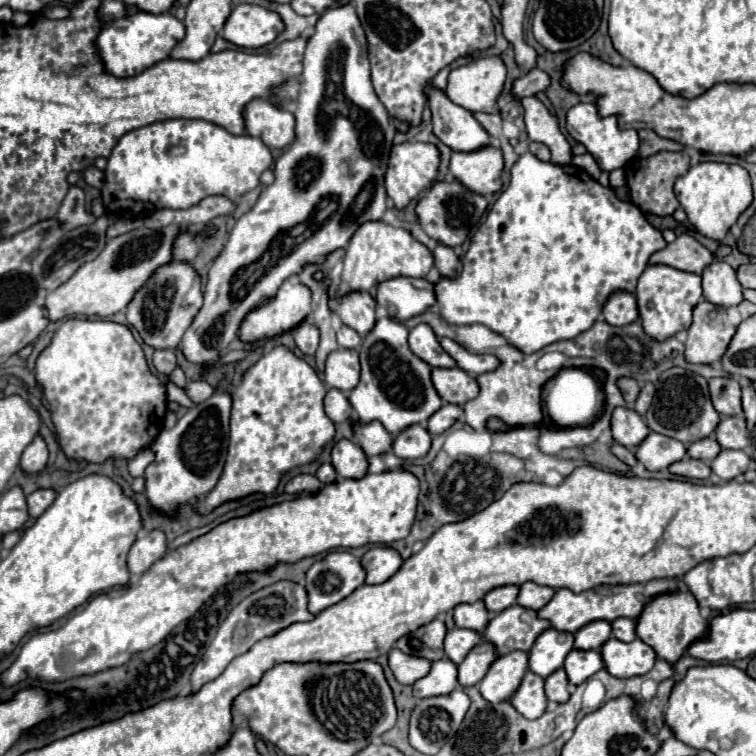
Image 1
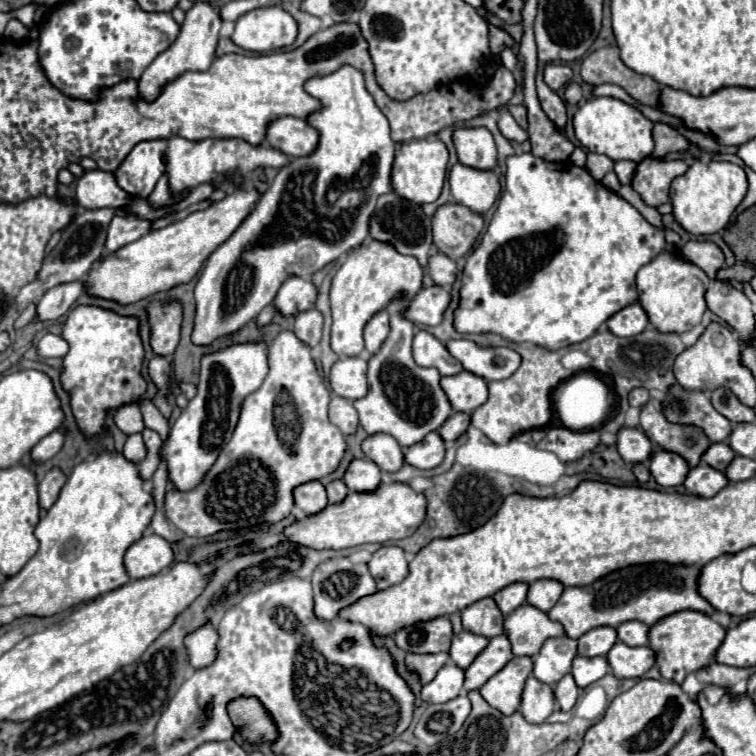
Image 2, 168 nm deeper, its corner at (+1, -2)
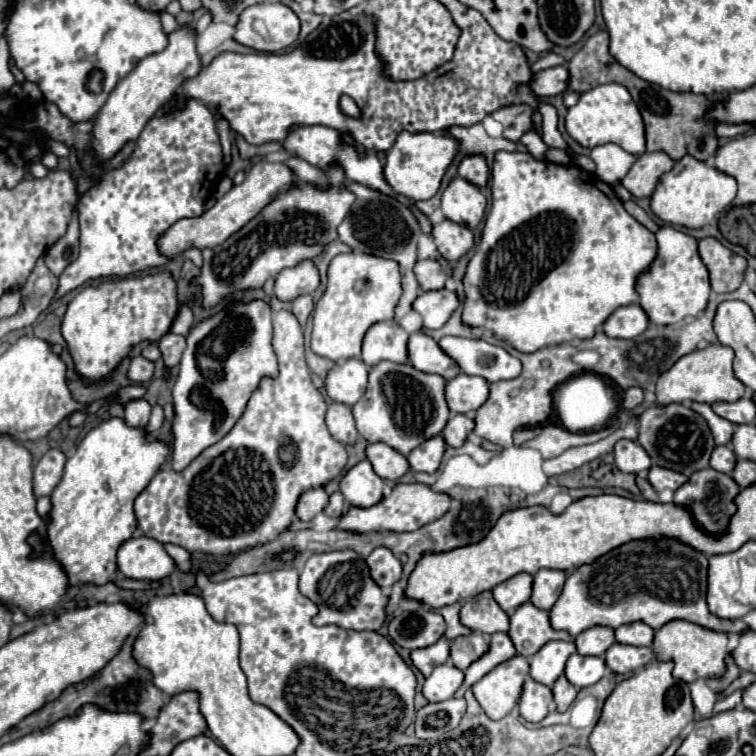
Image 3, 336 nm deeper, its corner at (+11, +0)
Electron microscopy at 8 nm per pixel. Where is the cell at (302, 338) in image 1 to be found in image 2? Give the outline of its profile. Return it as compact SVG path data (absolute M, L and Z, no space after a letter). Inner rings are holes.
M317 309L303 311L295 317L295 335L307 343L309 347L317 347L321 341L321 327L323 327L323 315Z

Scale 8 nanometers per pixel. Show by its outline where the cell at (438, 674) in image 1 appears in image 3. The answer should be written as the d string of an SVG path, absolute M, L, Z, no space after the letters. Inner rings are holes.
M447 661L445 665L439 665L437 669L433 669L433 673L427 677L427 681L423 685L423 695L431 703L451 699L455 695L455 691L461 687L463 679L465 679L463 671L457 669L451 661Z

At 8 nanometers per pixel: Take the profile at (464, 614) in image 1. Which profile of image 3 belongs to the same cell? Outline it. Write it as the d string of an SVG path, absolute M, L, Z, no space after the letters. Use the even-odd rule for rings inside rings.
M491 591L465 599L461 607L461 623L471 631L497 633L509 631L509 615L497 605Z

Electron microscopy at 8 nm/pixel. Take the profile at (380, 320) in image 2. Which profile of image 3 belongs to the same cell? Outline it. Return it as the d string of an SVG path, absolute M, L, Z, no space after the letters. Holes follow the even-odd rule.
M393 321L375 323L363 339L361 359L369 367L377 365L379 361L409 363L409 359L407 359L407 339L409 339L409 335L399 325L395 325Z

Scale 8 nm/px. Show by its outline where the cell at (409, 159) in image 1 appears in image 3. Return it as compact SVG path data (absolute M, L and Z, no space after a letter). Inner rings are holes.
M403 131L385 157L385 179L399 195L405 195L413 201L431 199L439 191L441 179L457 153L459 141L449 135Z

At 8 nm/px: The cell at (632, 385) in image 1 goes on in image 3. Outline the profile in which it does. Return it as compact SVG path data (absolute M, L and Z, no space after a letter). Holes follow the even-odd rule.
M631 387L631 389L627 389L625 393L623 393L623 409L633 409L633 407L637 407L637 405L641 405L643 403L643 389L641 387Z

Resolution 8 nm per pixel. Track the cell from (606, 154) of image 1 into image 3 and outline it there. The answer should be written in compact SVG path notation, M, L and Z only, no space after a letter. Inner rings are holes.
M617 83L599 85L581 93L579 101L569 109L565 117L565 129L577 143L589 149L605 143L615 143L633 155L641 155L645 151L645 129L641 113L633 103L629 91Z

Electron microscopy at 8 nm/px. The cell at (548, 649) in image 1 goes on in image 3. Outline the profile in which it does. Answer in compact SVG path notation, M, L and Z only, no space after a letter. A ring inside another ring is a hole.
M549 641L531 657L531 677L551 687L563 675L569 655L575 653L573 641Z

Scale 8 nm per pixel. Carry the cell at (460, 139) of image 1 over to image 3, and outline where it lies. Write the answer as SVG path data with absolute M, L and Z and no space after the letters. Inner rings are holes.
M483 155L465 157L459 163L459 175L477 187L485 187L487 179L489 179L489 169L485 163L485 157Z

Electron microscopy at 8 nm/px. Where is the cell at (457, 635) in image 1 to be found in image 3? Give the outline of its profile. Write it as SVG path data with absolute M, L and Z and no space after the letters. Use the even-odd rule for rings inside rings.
M471 633L471 635L463 635L457 637L451 643L451 659L453 665L461 671L465 671L473 661L477 661L479 657L483 657L489 649L489 641L485 639L483 633Z

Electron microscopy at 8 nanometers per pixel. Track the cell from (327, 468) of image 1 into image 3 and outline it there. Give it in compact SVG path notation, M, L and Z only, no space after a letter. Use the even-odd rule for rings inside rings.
M333 493L329 499L329 505L325 507L327 517L341 517L345 513L345 499L341 493Z

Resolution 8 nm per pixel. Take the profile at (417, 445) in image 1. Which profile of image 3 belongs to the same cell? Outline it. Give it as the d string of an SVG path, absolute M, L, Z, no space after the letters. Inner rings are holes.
M441 435L431 437L429 441L421 443L417 449L413 449L407 455L407 461L411 465L411 471L423 471L423 473L435 473L441 465L445 453L445 439Z

